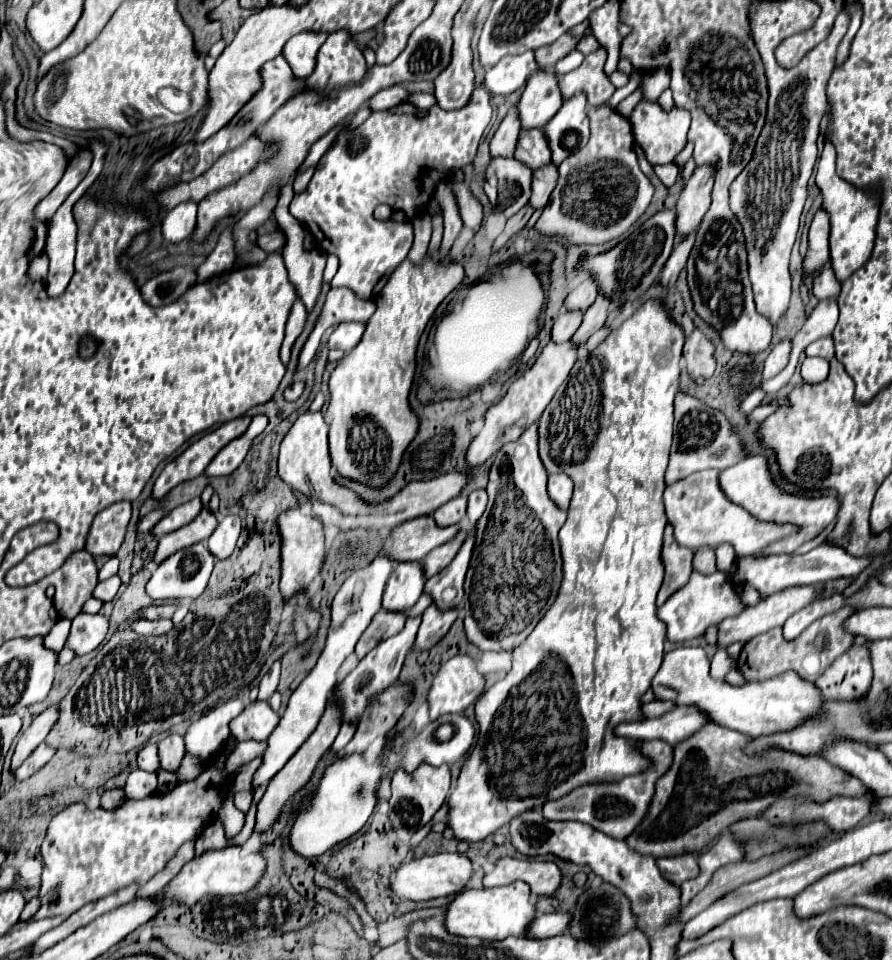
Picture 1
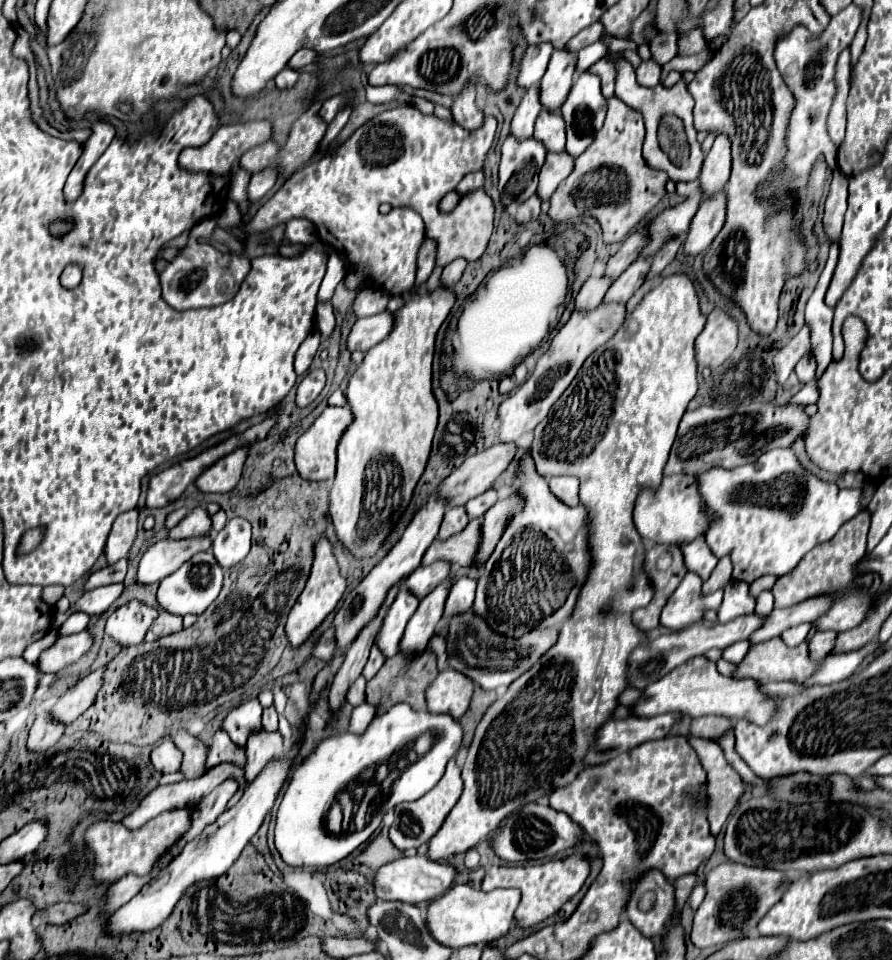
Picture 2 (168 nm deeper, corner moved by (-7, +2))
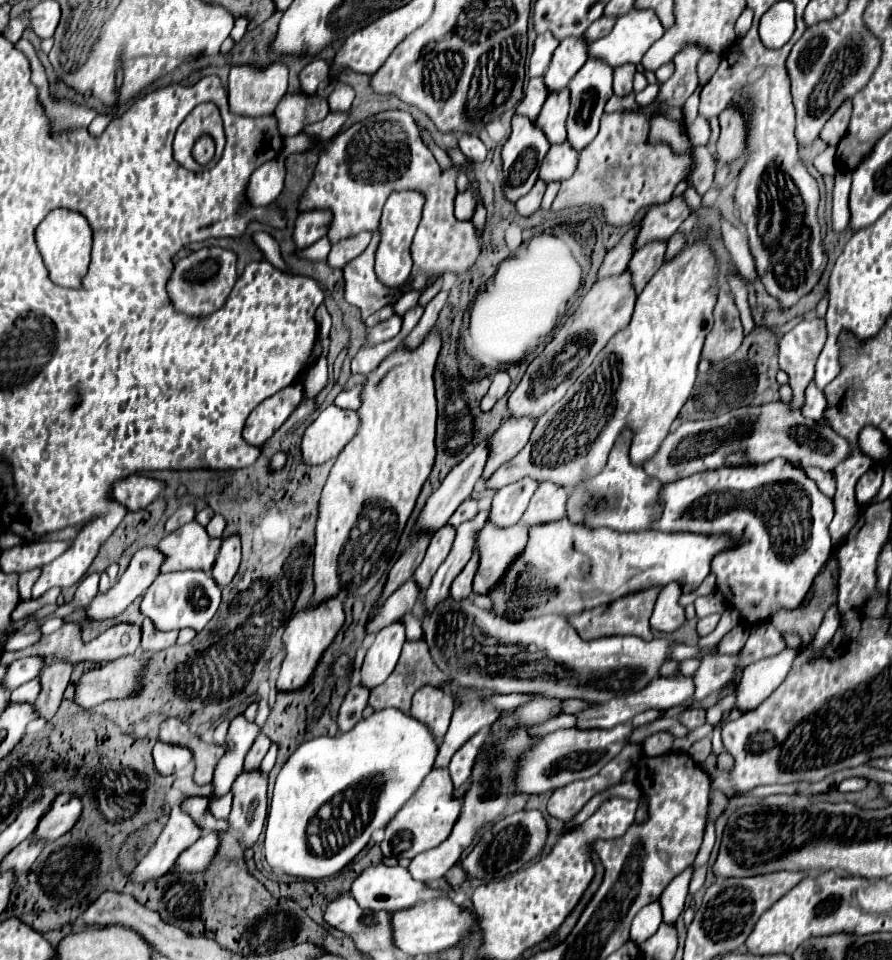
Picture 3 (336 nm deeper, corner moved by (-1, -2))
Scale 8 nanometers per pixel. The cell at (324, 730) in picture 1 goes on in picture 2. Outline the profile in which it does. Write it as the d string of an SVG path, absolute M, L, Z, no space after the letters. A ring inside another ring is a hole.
M401 579L399 583L395 583L395 585L387 591L387 597L385 597L383 605L379 607L377 615L361 629L361 633L355 637L355 641L351 643L351 647L345 651L345 655L343 655L343 665L341 665L341 669L337 671L337 675L335 675L335 679L333 679L333 685L331 685L331 691L329 691L329 705L331 705L333 711L339 709L339 707L345 703L345 693L347 693L349 685L361 675L361 671L363 671L363 667L365 667L365 663L367 663L369 651L371 651L371 647L373 647L373 643L375 643L375 637L377 637L377 633L379 633L379 629L381 629L381 623L383 623L383 619L385 619L385 615L387 615L387 609L389 609L391 603L395 601L395 597L397 597L399 589L403 587L403 583L405 583L405 579Z

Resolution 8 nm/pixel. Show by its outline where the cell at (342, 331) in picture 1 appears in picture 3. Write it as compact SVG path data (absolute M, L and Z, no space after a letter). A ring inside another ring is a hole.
M393 315L391 319L381 321L381 323L367 329L365 345L377 345L377 343L383 343L387 339L393 339L399 331L401 331L401 317Z

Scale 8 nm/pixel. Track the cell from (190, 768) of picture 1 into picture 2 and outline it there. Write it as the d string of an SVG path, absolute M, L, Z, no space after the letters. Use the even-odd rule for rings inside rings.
M219 729L213 735L213 743L209 747L209 757L207 757L207 767L215 767L219 763L233 763L233 765L243 765L245 763L245 751L243 749L235 749L233 741L229 739L229 735Z

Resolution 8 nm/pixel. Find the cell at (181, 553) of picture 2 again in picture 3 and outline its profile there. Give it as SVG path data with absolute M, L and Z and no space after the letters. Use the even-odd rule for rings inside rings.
M155 547L139 549L123 577L105 593L97 593L97 597L87 607L89 619L109 619L117 617L127 609L127 605L145 593L145 589L157 579L159 565L165 561L165 555Z

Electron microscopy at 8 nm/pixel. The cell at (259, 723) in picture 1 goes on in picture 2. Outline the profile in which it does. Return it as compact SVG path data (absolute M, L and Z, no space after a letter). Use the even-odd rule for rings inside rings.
M279 731L275 733L255 733L255 737L249 737L247 747L245 747L245 765L243 765L243 775L247 785L271 763L277 761L285 753L283 739Z

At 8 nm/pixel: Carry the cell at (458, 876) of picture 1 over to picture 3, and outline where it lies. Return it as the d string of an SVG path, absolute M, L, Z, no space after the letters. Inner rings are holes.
M371 865L353 881L351 893L365 909L397 911L419 903L425 889L427 883L413 879L409 869L401 865Z

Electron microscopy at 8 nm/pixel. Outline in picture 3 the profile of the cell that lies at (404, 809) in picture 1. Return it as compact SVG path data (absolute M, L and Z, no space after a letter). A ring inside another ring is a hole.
M433 769L425 777L421 789L403 805L403 809L385 827L385 837L381 841L383 855L395 857L395 859L413 859L415 855L419 855L427 849L433 849L443 839L447 839L447 835L461 811L461 801L457 801L457 797L453 797L453 789L455 787L449 777L449 771Z

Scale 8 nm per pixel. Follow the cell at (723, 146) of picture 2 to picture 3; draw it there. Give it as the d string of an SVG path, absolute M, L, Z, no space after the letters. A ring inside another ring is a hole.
M725 109L719 115L719 125L721 125L721 135L715 145L715 157L717 163L731 163L743 155L747 137L745 131L747 119L735 109Z

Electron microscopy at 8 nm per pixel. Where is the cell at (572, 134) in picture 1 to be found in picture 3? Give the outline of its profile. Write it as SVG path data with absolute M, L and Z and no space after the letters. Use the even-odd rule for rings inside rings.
M597 59L585 61L585 65L571 79L571 83L569 83L571 107L569 107L569 117L567 117L567 141L569 141L569 145L573 145L573 149L581 151L585 145L589 145L595 139L595 135L599 131L599 119L603 115L603 107L609 101L609 97L613 95L611 83L613 83L613 67L603 61L597 61Z

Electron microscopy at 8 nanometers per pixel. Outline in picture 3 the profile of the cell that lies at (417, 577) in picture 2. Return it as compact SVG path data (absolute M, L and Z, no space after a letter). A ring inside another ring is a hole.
M407 581L401 585L375 613L375 617L367 623L367 633L377 633L377 629L387 627L389 623L401 619L405 613L413 611L421 597L421 589L417 589L417 581Z

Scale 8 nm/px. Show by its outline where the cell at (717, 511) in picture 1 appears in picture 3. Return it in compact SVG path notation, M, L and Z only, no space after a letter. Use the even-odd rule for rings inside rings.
M623 433L611 449L605 469L571 489L567 501L567 517L573 523L585 523L589 527L609 527L615 531L649 531L653 521L661 517L661 481L649 477L643 467L629 463L629 433Z

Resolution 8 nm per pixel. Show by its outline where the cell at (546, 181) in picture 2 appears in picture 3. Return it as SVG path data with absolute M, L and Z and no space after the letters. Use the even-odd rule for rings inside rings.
M567 141L561 145L551 145L549 153L545 155L545 161L541 163L539 179L543 179L545 183L563 181L571 177L575 167L577 167L577 151L573 151Z

